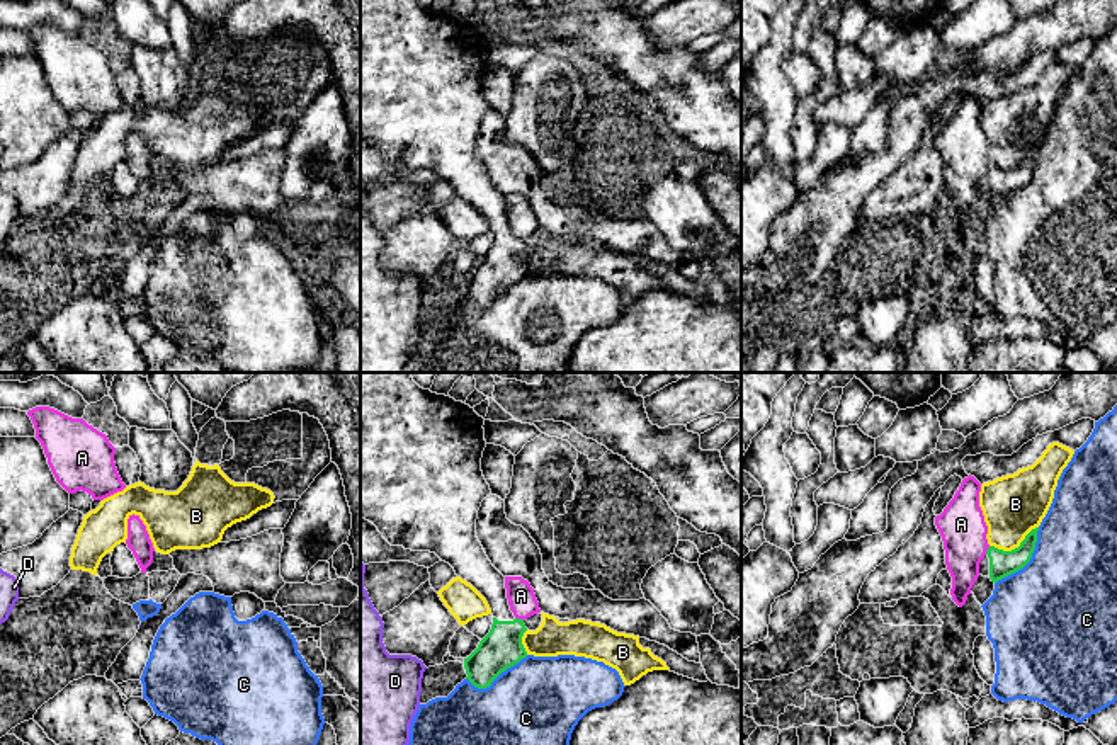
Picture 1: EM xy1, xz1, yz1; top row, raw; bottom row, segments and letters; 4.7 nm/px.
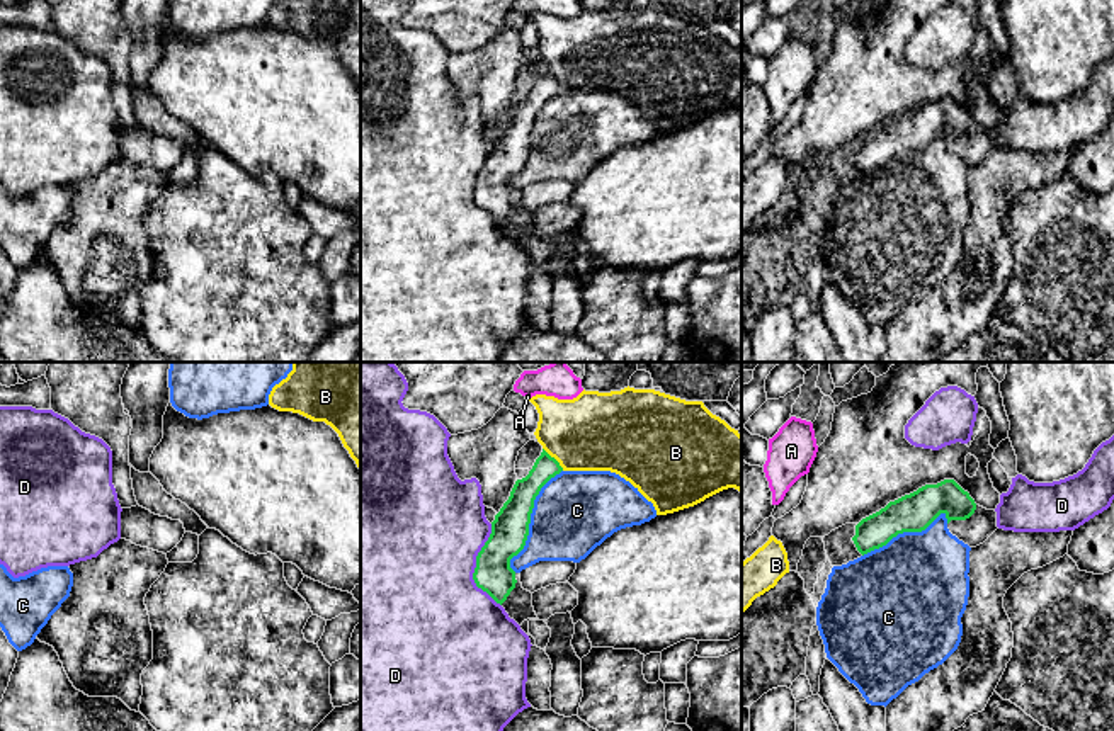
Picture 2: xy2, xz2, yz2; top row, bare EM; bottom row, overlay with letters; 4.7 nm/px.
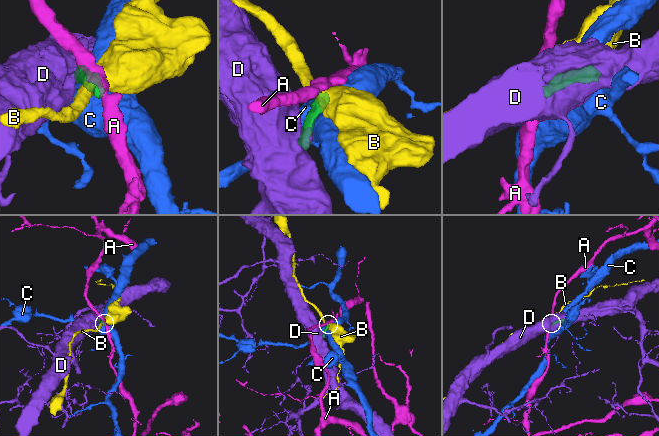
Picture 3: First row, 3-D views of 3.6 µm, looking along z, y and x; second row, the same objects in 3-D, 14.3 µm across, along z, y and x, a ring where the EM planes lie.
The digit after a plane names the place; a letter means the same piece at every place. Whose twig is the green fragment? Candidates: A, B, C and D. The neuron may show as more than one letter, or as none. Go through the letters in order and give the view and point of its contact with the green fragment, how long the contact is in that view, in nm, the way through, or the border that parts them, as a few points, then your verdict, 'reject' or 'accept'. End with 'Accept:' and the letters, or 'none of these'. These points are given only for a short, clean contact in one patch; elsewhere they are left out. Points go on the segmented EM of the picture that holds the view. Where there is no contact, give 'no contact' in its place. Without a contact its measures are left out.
A: contact xz1 (519, 619); length 40 nm; border xz1 (515, 616), (522, 619); reject
B: contact yz1 (1015, 548); length 260 nm; border yz1 (1037, 526), (1010, 550), (990, 546); reject
C: contact xz2 (529, 521); length 550 nm; reject
D: contact xz2 (477, 566); length 400 nm; border xz2 (490, 524), (490, 534), (477, 556), (473, 582), (500, 606); reject
Accept: none of these

